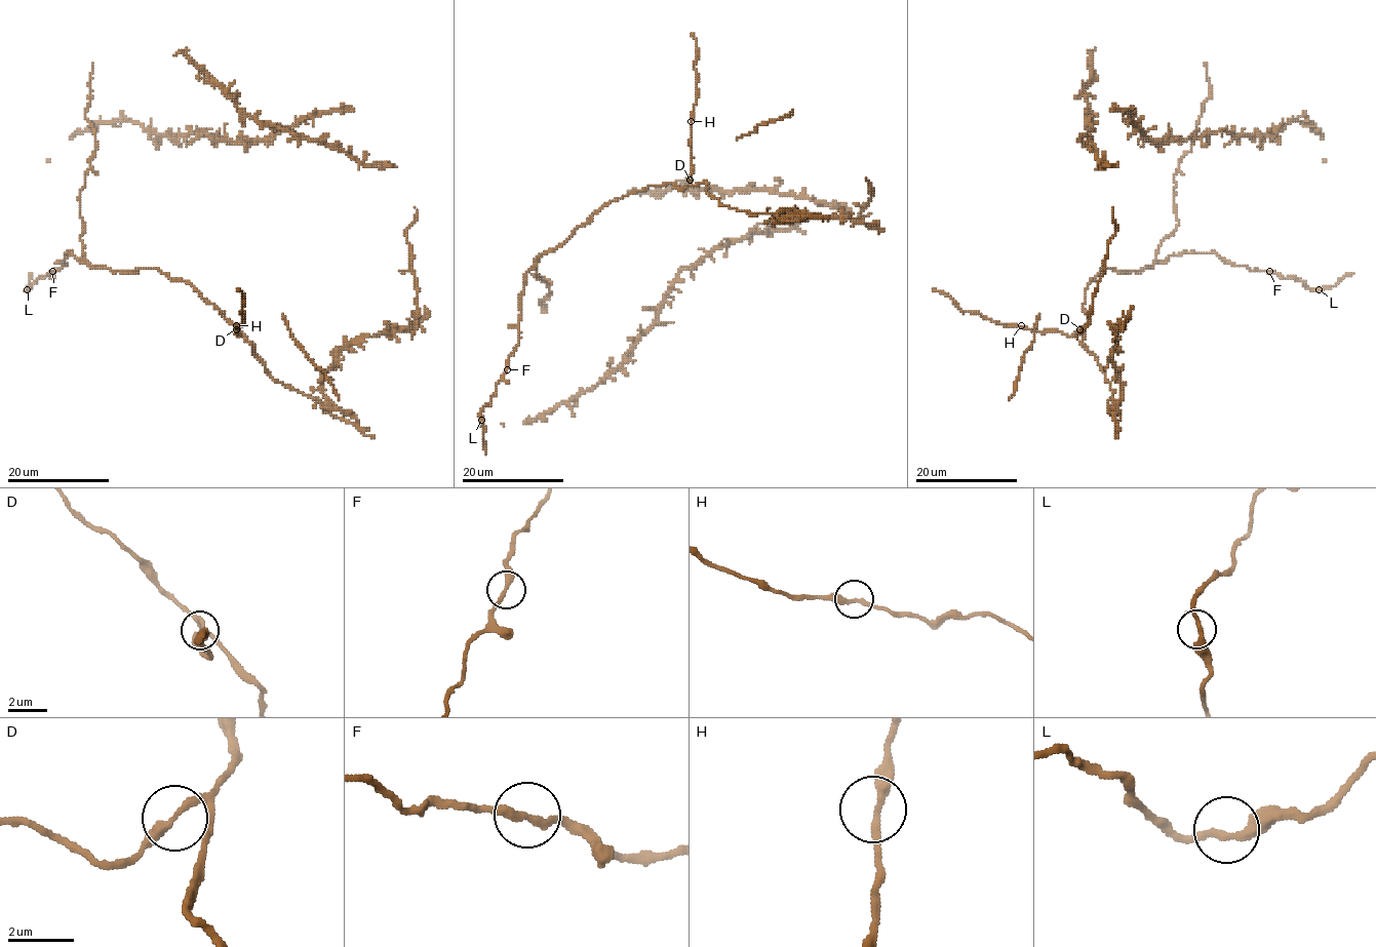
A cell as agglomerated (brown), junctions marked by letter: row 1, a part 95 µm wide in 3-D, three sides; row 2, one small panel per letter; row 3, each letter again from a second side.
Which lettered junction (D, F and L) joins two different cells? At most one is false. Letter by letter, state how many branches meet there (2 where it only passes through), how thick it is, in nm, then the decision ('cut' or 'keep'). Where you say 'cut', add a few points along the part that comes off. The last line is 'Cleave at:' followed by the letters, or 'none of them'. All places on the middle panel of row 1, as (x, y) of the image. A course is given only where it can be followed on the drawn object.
D: 2 | 280 nm | keep
F: 2 | 280 nm | keep
L: 2 | 240 nm | keep
Cleave at: none of them

